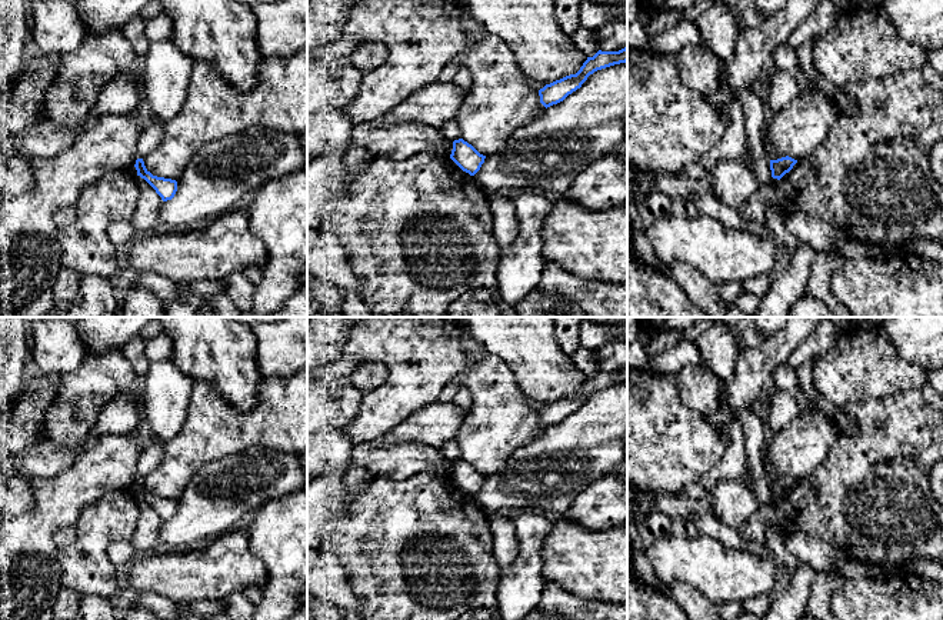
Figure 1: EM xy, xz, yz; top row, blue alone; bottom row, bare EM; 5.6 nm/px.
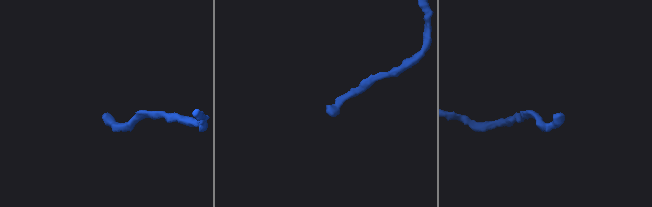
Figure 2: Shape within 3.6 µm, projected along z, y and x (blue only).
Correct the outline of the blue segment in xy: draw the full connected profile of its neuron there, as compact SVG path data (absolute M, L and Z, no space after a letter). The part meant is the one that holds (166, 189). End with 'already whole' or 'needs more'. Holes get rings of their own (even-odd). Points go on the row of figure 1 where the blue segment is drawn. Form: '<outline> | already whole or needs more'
M137 159L134 164L137 176L144 179L161 197L163 201L171 200L177 191L177 181L171 179L153 176L144 166L143 159Z | already whole

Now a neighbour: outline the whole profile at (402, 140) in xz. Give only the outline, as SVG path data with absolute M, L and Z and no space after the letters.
M419 121L396 124L354 124L351 146L364 149L371 159L409 159L420 153L433 157L450 157L453 141L446 139L441 129Z

